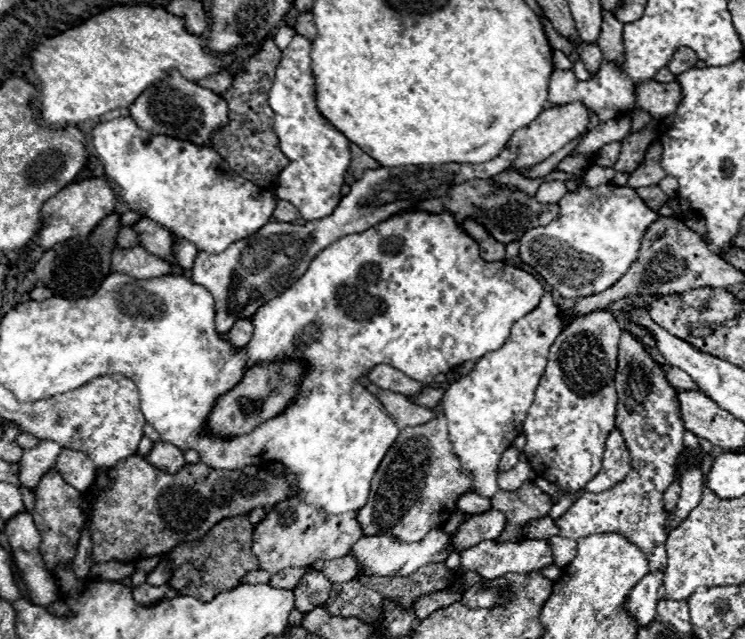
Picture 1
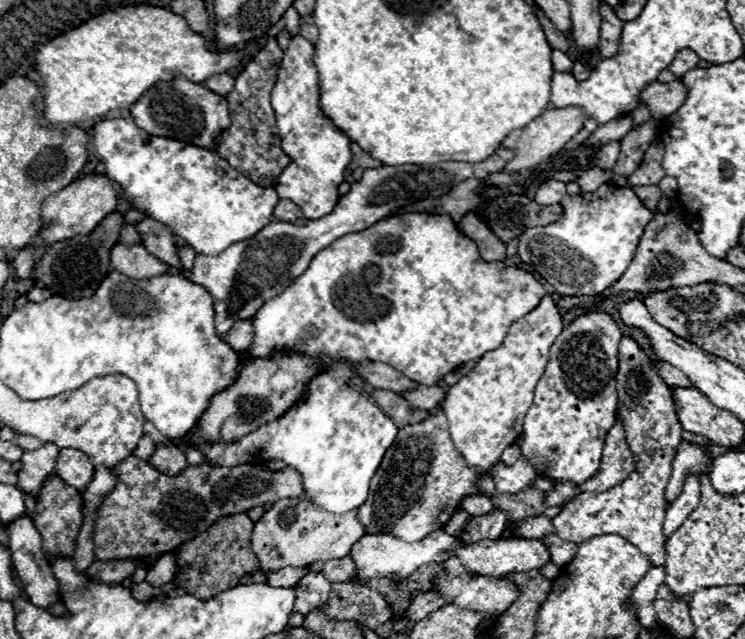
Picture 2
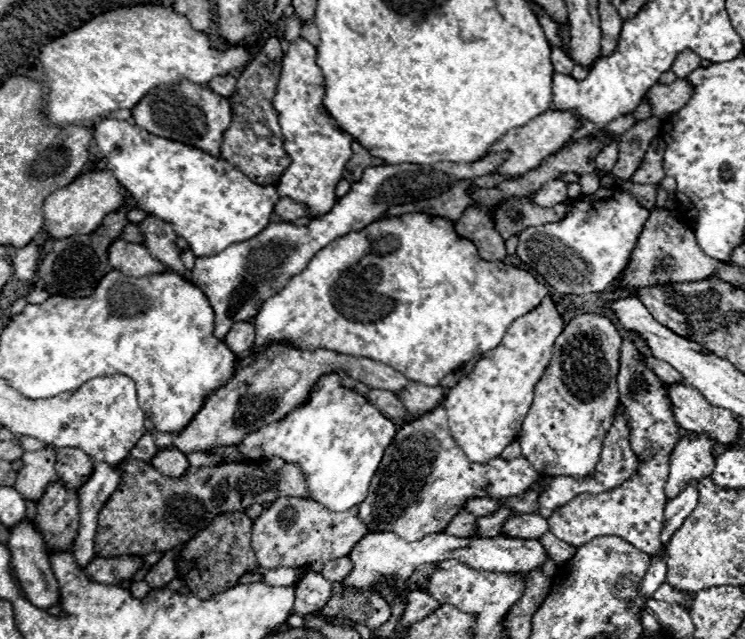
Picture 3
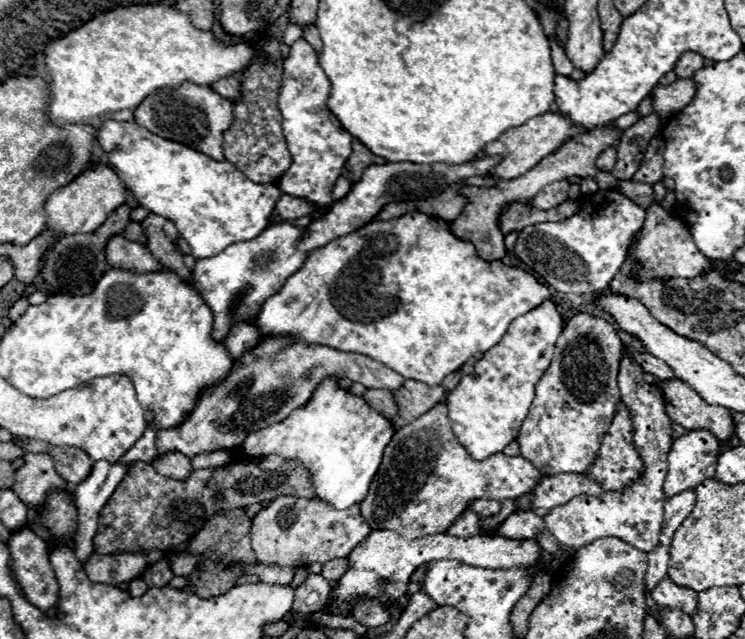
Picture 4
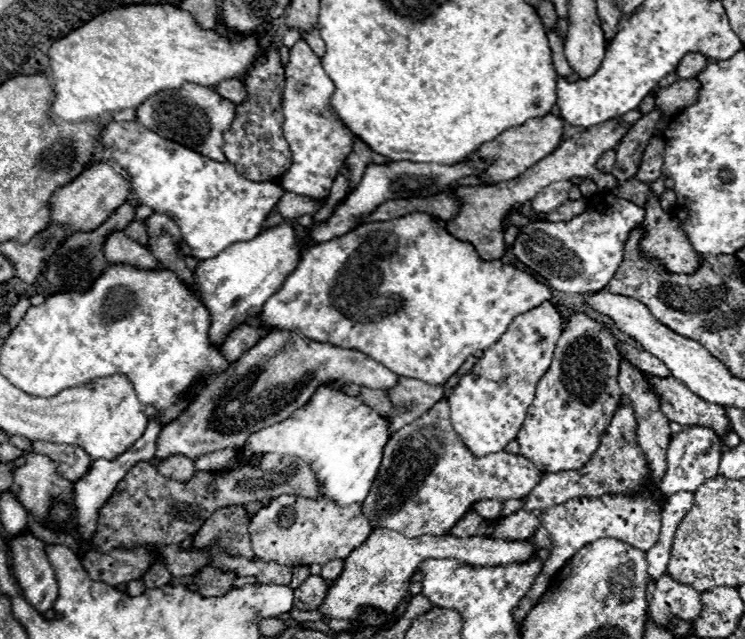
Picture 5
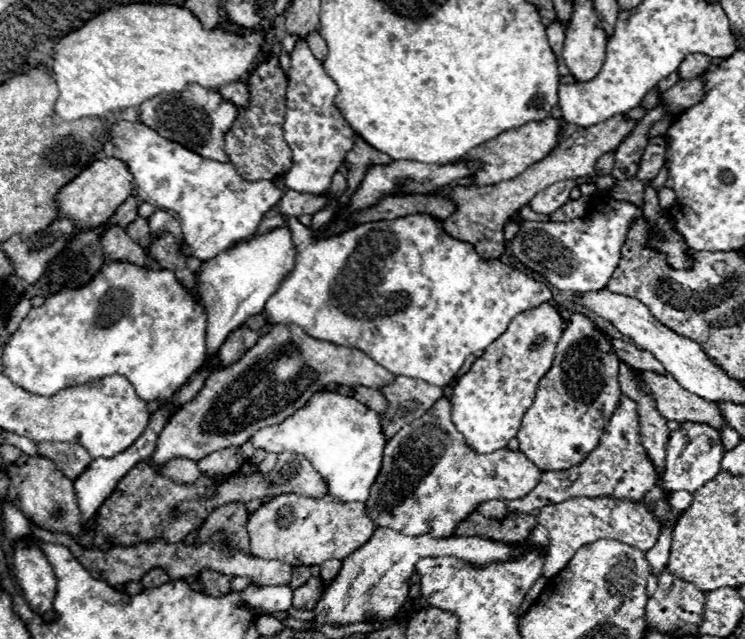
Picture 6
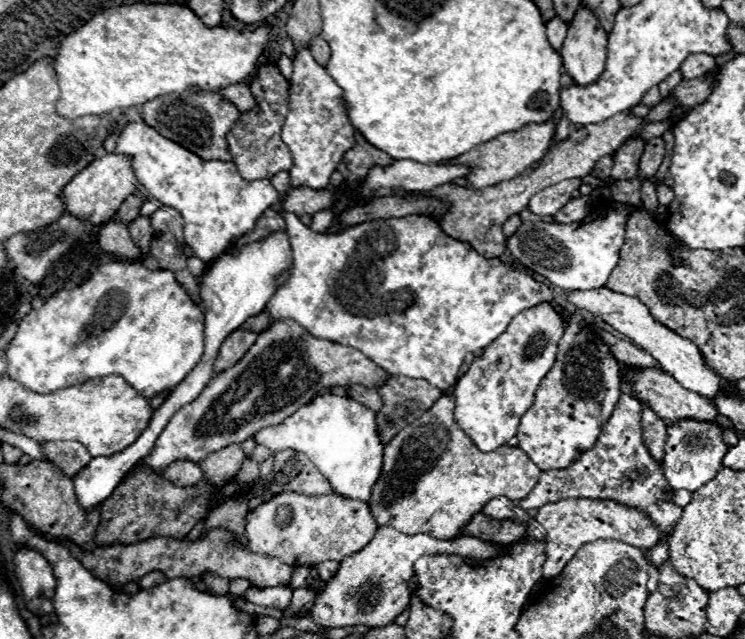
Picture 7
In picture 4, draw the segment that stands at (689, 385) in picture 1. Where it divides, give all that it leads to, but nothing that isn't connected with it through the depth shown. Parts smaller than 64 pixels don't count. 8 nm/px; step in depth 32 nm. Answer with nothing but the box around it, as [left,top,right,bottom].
[628,348,676,380]

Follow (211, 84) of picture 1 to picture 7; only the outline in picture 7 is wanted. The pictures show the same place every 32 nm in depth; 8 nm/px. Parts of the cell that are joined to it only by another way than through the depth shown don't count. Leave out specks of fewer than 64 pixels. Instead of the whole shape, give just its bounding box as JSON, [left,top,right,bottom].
[220,84,256,112]

